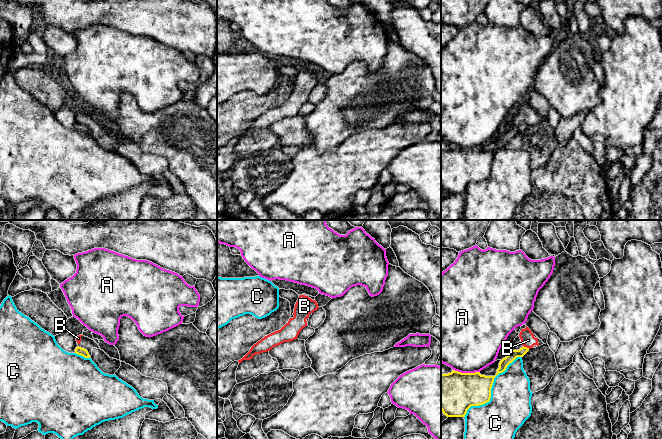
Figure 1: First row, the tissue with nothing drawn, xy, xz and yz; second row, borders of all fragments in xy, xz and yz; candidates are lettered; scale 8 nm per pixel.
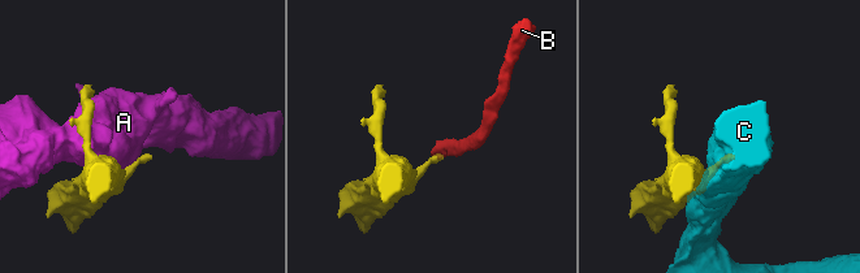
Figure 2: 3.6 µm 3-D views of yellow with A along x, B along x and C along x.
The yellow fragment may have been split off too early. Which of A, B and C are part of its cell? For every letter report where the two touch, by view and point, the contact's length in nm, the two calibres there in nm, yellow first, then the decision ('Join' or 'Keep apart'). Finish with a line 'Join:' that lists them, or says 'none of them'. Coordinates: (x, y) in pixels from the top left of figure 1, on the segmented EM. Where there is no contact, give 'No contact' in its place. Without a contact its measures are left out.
A: Touches yellow at yz (466, 373). Shared border 220 nm. Thickness 340 nm (yellow) against 480 nm. Keep apart
B: Touches yellow at yz (526, 347). Shared border 60 nm. Thickness 70 nm (yellow) against 120 nm. Keep apart
C: Touches yellow at yz (490, 390). Shared border 700 nm. Thickness 300 nm (yellow) against 340 nm. Keep apart
Join: none of them

